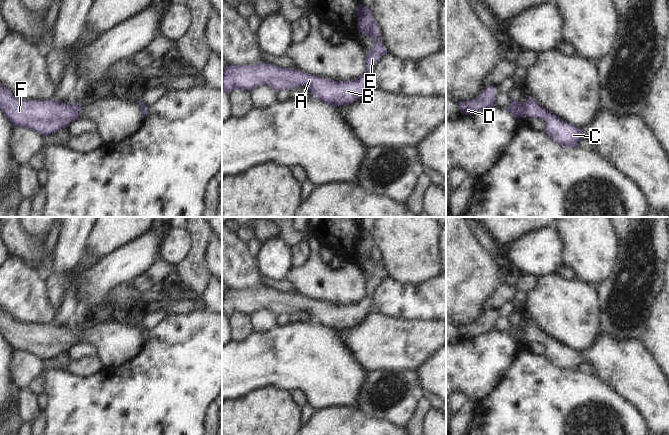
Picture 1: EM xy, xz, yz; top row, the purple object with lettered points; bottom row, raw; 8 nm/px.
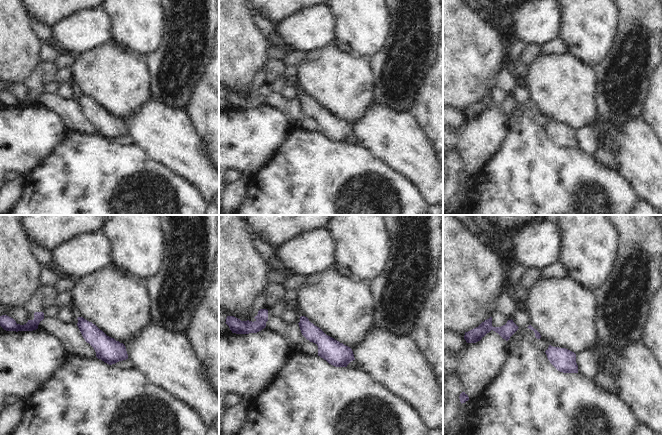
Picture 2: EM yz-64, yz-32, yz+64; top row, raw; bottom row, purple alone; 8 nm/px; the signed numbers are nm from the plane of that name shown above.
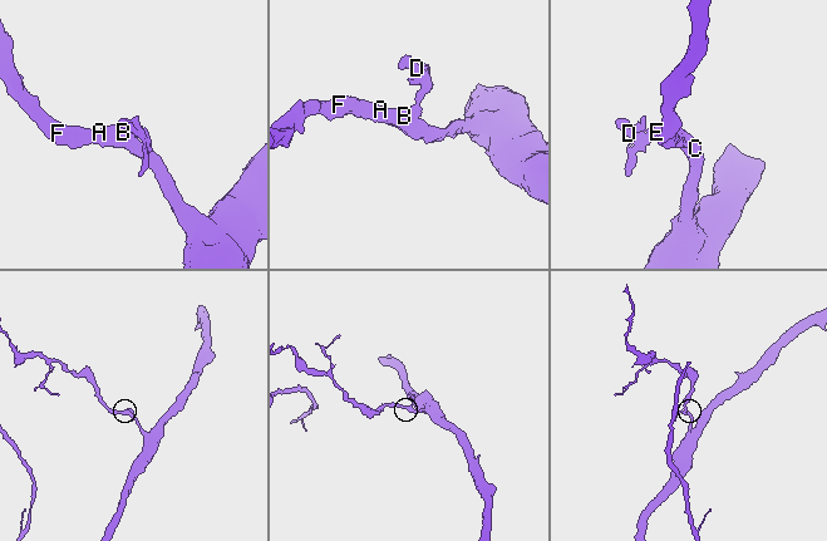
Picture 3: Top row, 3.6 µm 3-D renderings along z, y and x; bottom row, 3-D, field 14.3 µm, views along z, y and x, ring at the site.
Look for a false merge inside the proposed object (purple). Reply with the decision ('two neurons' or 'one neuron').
one neuron

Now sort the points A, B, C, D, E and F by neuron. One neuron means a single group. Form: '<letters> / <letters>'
A B C D E F

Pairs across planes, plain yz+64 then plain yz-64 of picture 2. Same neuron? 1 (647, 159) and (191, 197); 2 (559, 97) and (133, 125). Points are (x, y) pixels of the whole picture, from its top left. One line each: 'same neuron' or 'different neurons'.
1: different neurons
2: different neurons

